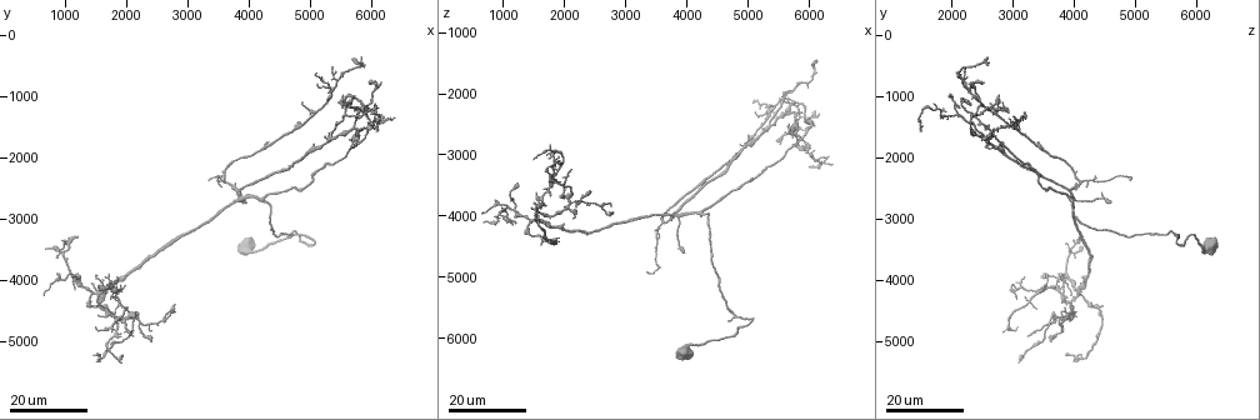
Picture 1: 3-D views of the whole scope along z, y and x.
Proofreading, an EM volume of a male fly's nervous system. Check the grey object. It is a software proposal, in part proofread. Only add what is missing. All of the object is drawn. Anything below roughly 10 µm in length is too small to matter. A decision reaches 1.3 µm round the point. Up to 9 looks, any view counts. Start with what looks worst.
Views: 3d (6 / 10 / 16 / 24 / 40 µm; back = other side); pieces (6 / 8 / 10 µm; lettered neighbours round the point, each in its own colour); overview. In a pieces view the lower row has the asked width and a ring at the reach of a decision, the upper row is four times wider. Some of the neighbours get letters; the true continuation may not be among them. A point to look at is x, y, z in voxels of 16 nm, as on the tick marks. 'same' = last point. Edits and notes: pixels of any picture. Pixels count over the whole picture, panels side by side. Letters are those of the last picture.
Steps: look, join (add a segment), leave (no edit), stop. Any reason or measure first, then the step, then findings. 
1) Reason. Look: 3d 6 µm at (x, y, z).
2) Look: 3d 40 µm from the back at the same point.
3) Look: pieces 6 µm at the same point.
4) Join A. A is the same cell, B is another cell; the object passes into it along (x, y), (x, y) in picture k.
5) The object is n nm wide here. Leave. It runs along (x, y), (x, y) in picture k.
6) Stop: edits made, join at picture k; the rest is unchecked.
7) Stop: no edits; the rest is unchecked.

Free end. Look: 3d 16 µm at (1900, 5250, 3150).

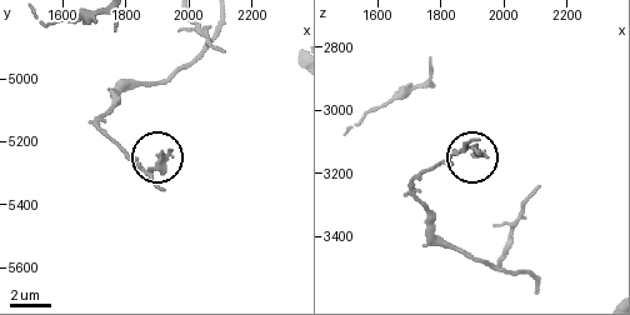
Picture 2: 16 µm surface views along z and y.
See the neighbours. Look: pieces 6 µm at (1930, 5230, 3140).

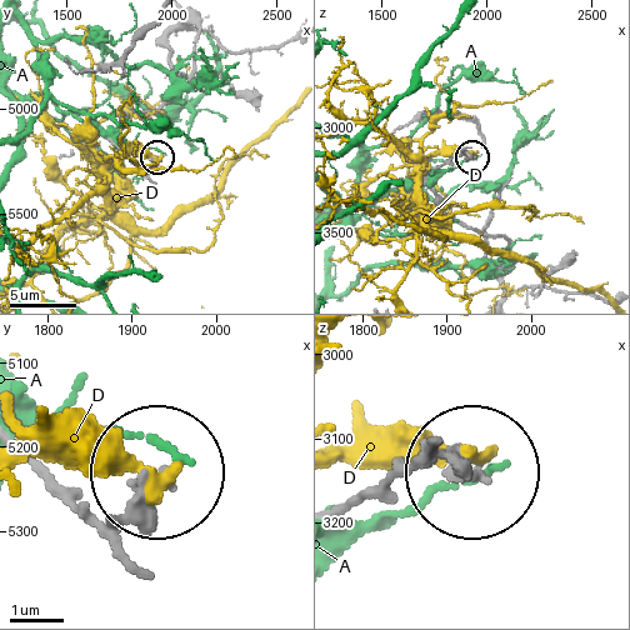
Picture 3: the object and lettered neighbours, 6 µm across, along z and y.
Leave. A and D are other cells; none of them fits.

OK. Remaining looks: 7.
End of a long branch. Look: 3d 16 µm at (6100, 800, 2500).

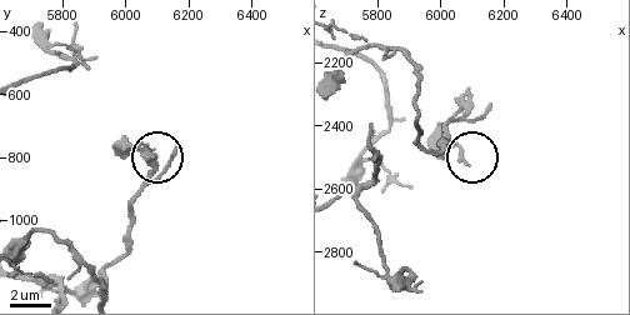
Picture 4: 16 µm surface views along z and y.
Look: pieces 8 µm at the same point.

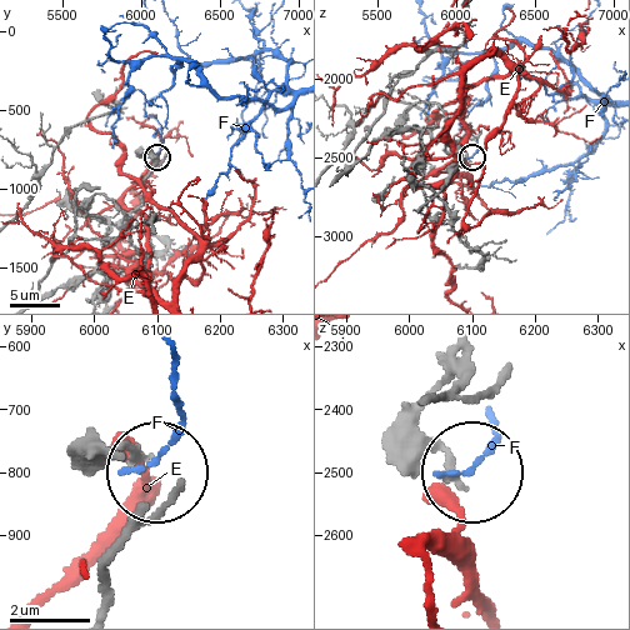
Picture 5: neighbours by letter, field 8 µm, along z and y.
Leave. E and F are other cells; none of them fits.

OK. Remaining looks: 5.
Tapers out. Look: 3d 24 µm at (2100, 4900, 3250).

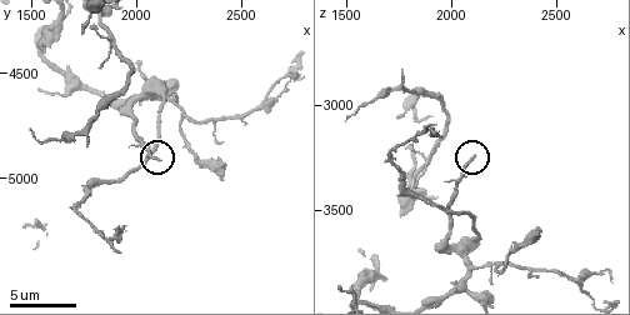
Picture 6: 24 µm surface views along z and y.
Look: pieces 6 µm at (2100, 4920, 3240).

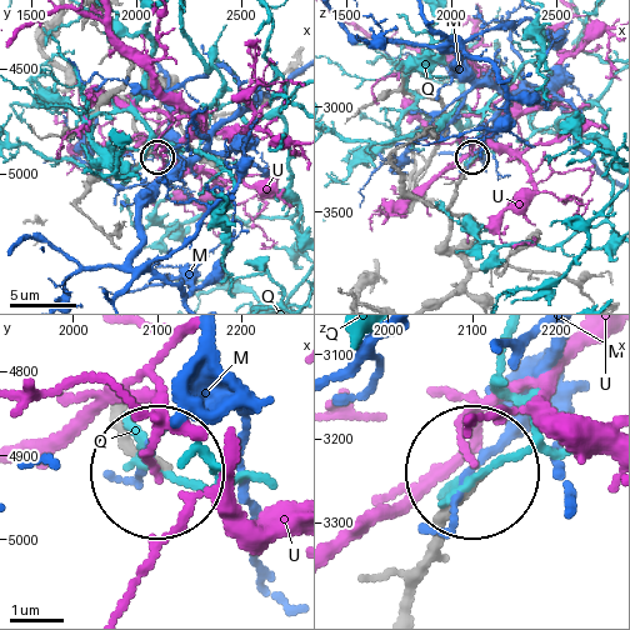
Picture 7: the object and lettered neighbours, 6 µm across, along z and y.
The object is 130 nm wide here. Leave. M, Q and U are other cells; it runs along (450, 294), (466, 266), (446, 243), (450, 206), (473, 156) in picture 7; none of them fits.

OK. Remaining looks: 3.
Branch stops here. Look: 3d 24 µm at (5750, 1000, 1950).

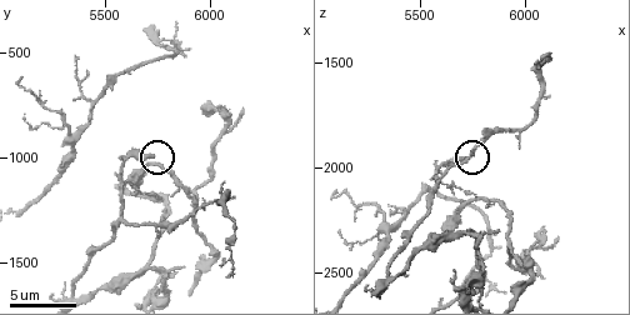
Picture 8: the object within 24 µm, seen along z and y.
What lies round it. Look: pieces 8 µm at the same point.

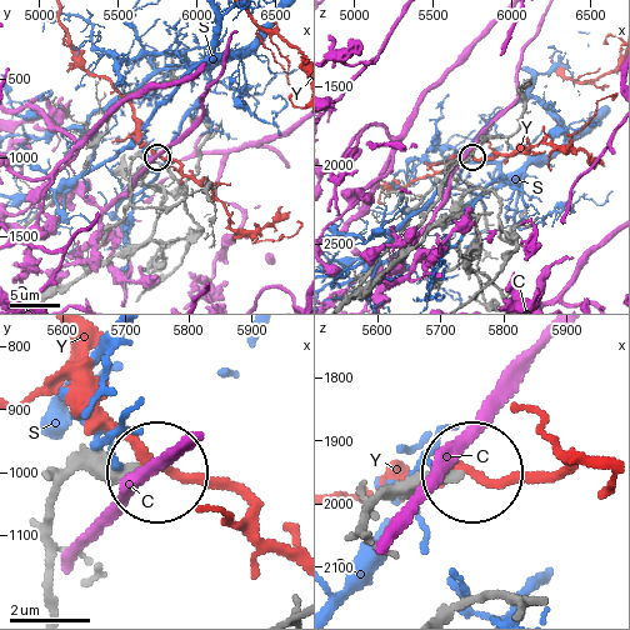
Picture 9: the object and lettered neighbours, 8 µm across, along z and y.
The object is 260 nm wide here. Leave. C, S and Y are other cells; none of them fits.

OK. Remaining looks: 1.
Stop: no edits; the rest is unchecked.

